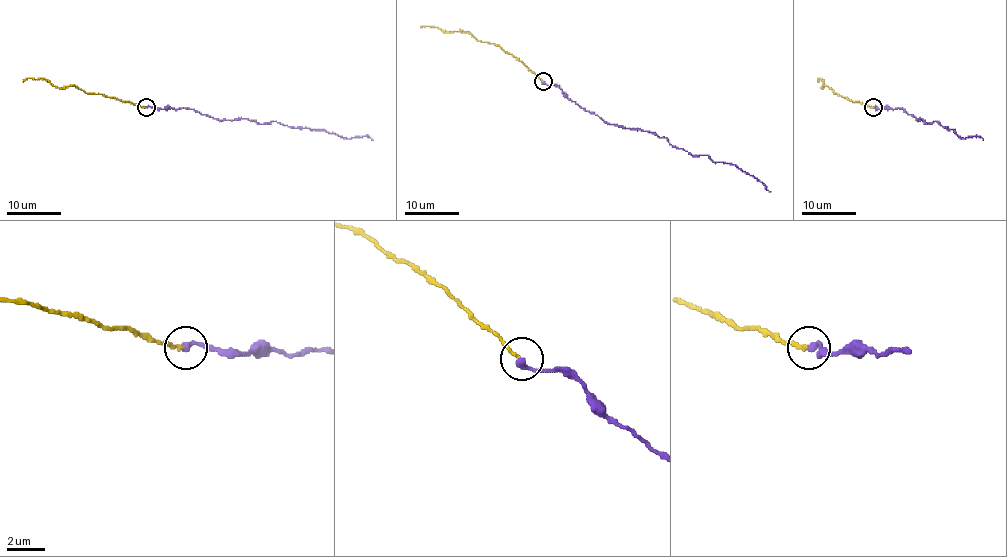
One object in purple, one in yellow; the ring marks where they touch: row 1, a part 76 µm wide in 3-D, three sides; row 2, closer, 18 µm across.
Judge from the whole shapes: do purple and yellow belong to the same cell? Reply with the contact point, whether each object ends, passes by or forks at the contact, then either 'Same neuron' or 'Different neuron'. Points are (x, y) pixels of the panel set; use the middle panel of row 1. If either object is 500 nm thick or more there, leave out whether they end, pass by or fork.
Place: (543, 81). At the ring purple ends. At the ring yellow ends. Same neuron

